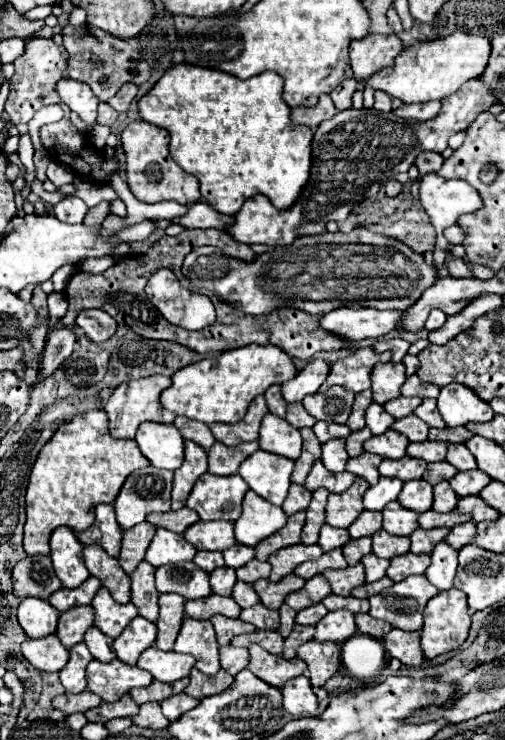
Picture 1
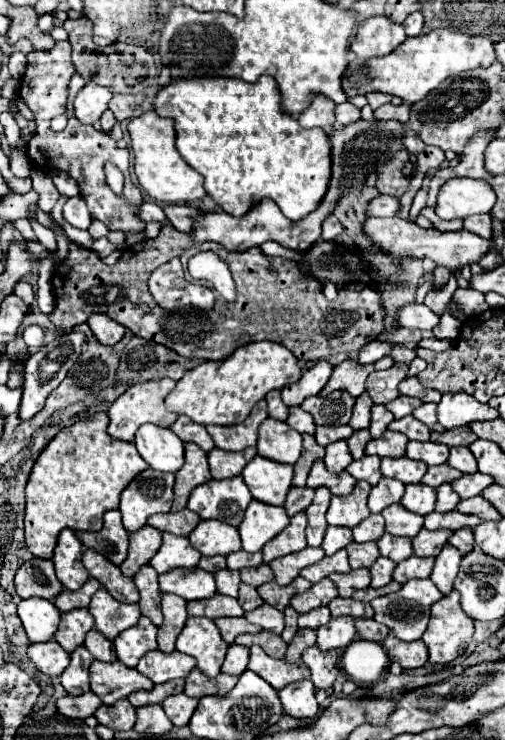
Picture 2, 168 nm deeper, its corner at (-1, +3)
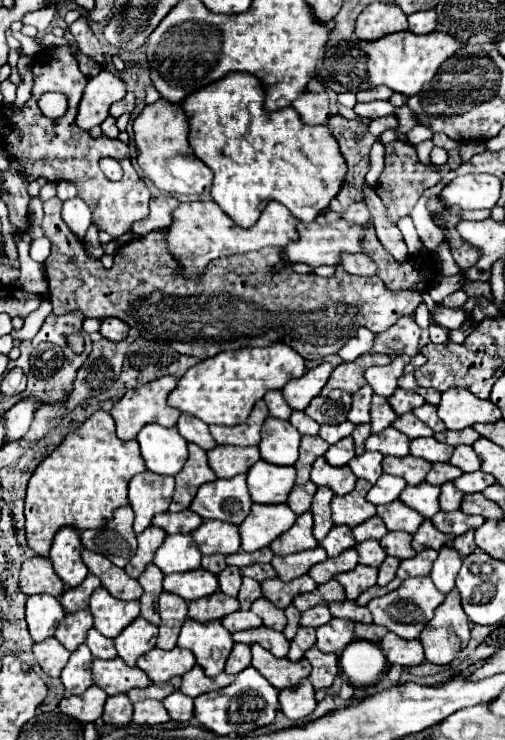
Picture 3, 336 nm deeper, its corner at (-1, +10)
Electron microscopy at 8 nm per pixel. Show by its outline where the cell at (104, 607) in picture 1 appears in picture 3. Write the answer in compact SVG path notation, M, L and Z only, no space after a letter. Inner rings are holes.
M100 586L90 598L90 612L94 616L94 628L106 638L116 638L130 622L140 616L140 602L118 600Z

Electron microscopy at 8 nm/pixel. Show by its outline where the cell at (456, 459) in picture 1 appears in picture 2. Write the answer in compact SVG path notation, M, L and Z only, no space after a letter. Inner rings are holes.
M452 447L450 457L448 457L448 465L462 471L462 473L476 473L478 471L474 455L468 447Z

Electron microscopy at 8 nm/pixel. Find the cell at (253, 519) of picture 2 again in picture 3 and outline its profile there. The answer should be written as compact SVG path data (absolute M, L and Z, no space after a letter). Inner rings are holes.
M254 504L252 512L238 526L242 550L254 552L268 546L296 522L296 514L288 504Z

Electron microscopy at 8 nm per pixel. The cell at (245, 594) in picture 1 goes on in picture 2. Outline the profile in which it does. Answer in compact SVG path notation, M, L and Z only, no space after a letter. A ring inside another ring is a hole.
M240 583L238 601L240 601L240 605L242 605L242 609L244 609L244 611L252 611L252 609L256 609L256 607L260 607L260 605L264 603L264 601L262 601L262 597L258 595L258 591L256 591L254 587L246 585L246 583Z

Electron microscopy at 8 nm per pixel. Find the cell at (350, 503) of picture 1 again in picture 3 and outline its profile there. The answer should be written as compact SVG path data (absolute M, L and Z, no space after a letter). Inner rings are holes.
M358 480L356 488L346 496L336 496L332 500L332 520L334 524L346 524L350 528L366 522L376 514L376 506L366 502L366 492L372 488L370 482Z

